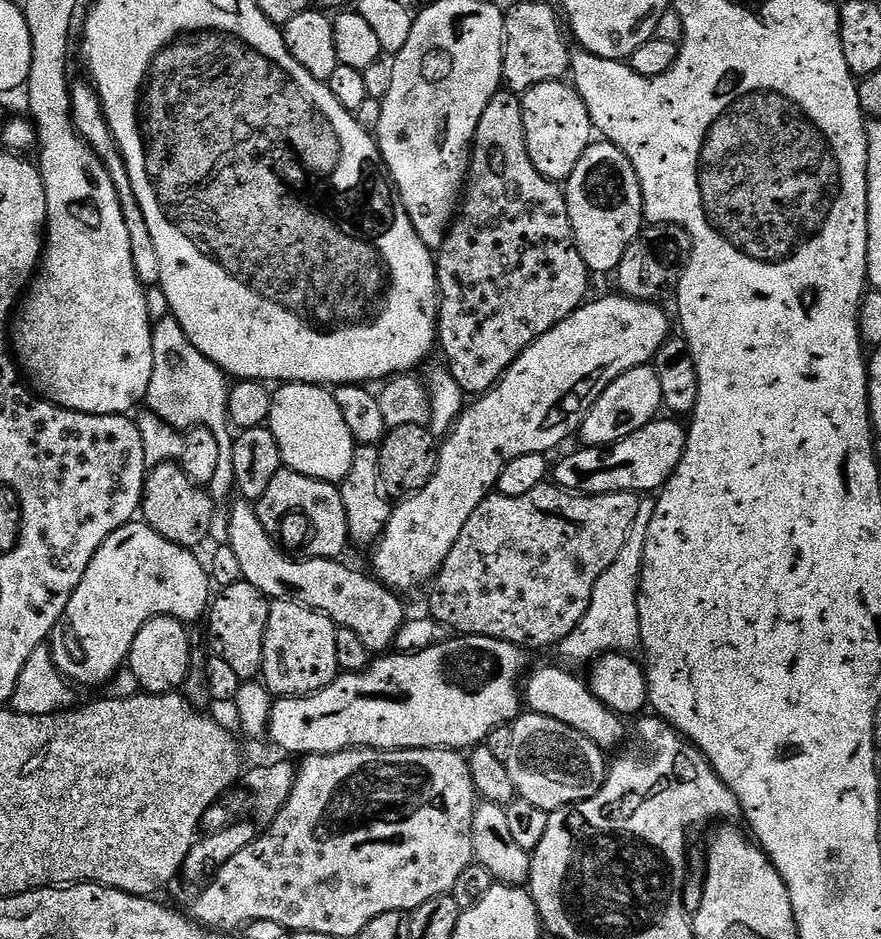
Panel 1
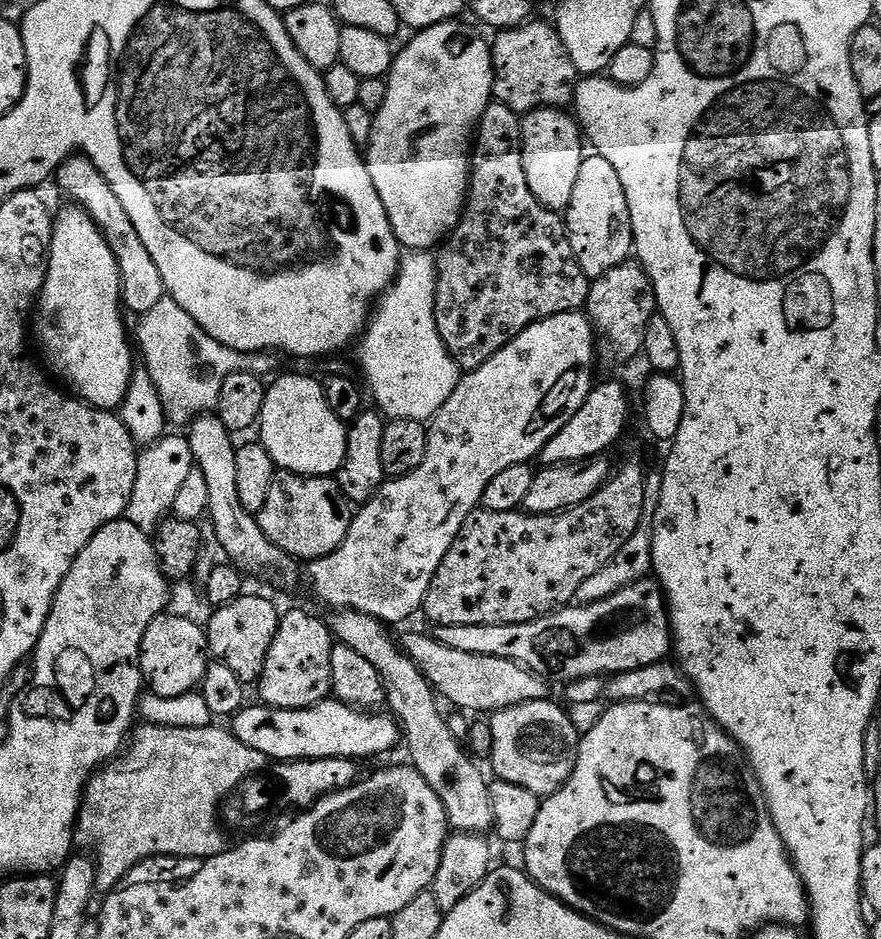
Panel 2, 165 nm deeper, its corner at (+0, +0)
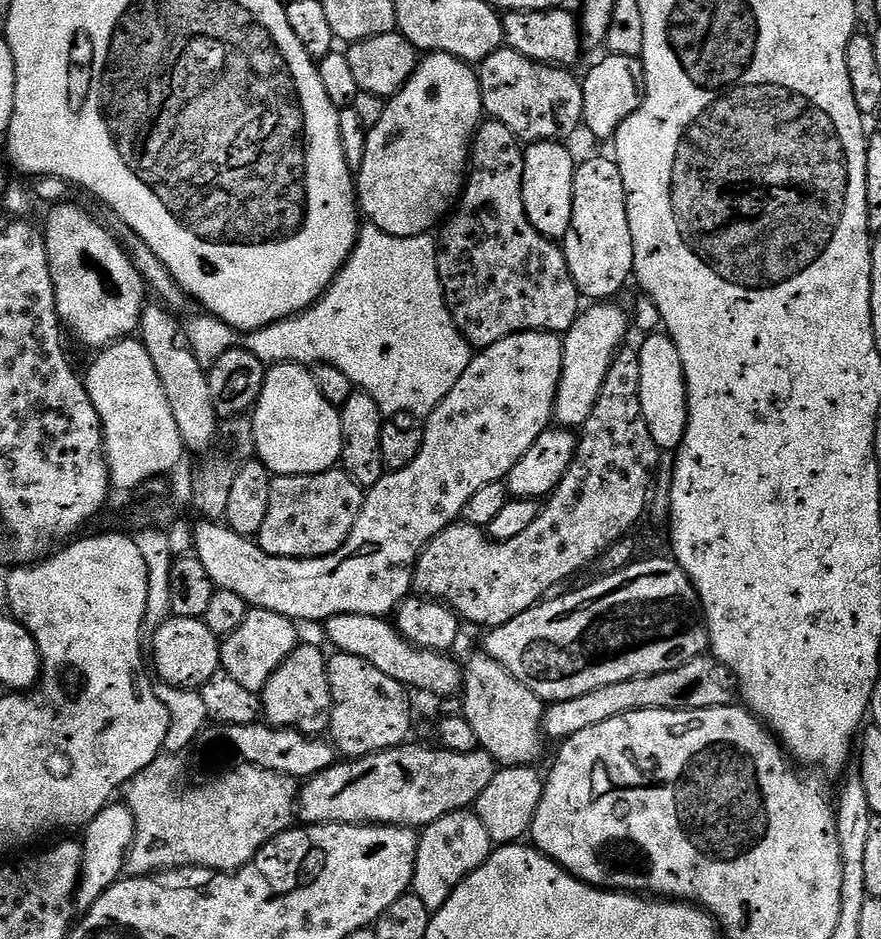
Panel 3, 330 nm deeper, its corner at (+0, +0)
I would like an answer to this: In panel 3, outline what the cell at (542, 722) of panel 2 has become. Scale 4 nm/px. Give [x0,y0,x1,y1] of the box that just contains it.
[462,654,546,768]

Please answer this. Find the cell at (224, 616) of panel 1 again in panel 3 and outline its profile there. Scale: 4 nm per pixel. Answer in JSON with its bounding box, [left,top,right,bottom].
[220,607,298,693]

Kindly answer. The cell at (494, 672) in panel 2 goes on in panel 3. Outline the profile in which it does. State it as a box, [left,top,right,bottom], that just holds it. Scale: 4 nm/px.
[326,614,462,698]

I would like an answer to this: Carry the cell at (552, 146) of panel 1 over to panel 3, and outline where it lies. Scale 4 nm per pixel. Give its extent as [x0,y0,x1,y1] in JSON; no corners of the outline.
[522,140,578,242]

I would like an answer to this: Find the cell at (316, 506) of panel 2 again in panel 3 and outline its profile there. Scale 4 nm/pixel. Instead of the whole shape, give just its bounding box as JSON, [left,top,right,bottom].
[258,470,365,560]

